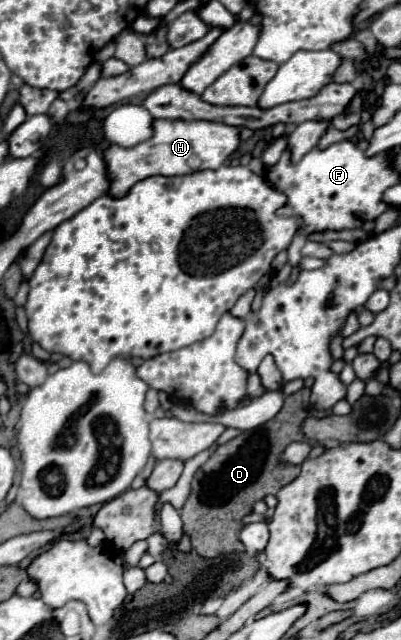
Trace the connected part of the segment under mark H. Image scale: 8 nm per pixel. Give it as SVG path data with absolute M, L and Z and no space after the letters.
M155 120L155 134L151 140L137 144L133 148L119 148L117 144L109 146L105 150L105 162L107 162L107 176L111 180L111 194L123 196L135 180L143 180L143 176L181 176L195 170L215 170L219 168L231 152L239 146L239 130L231 128L227 124L215 124L207 120Z

